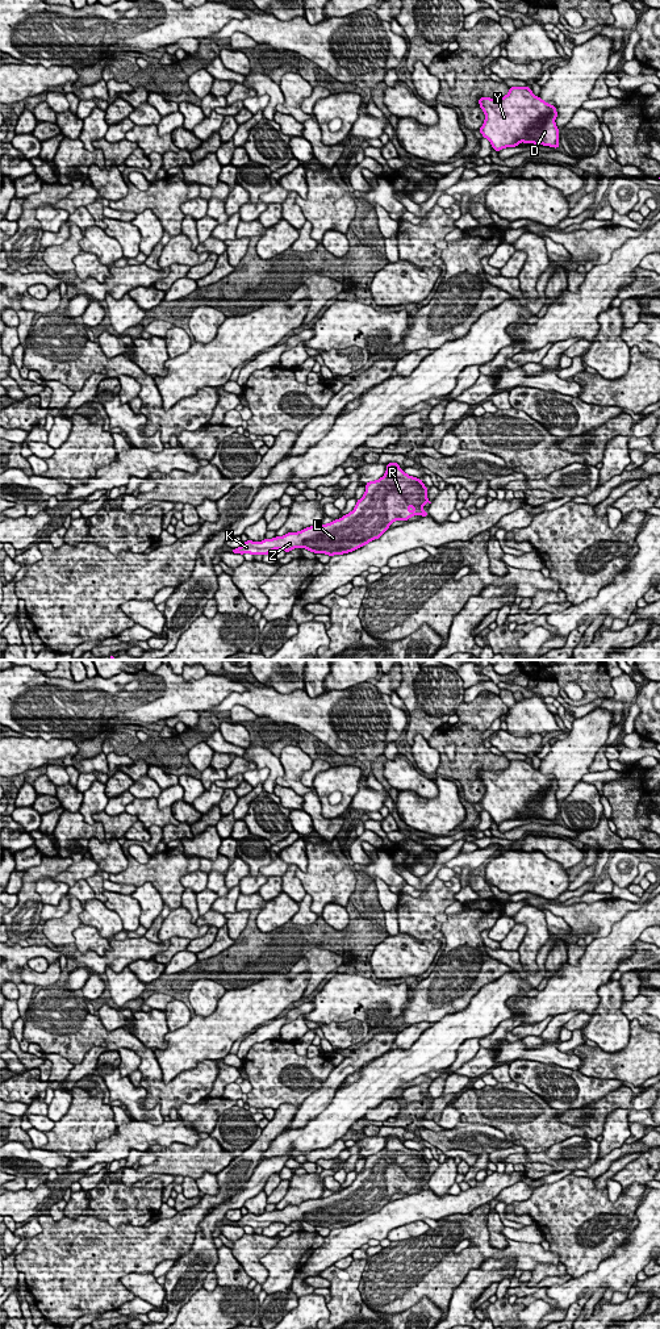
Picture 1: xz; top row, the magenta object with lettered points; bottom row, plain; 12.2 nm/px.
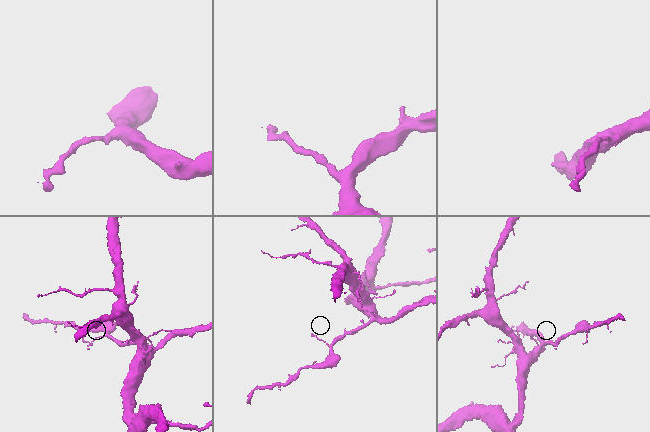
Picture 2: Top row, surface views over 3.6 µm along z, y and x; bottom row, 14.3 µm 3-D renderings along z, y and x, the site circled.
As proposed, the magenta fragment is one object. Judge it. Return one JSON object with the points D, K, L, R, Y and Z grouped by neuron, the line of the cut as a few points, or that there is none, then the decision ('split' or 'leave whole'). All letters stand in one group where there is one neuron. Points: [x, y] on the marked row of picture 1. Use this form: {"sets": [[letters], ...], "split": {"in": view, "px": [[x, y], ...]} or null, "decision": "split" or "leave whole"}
{"sets": [["D", "K", "L", "R", "Y", "Z"]], "split": null, "decision": "leave whole"}

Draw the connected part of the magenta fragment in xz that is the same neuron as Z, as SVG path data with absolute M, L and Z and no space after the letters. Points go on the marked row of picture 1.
M388 463L385 475L375 481L368 481L364 496L356 501L354 510L339 519L327 525L310 526L298 532L288 532L284 536L264 539L263 542L243 542L233 553L268 555L273 549L285 552L293 548L306 548L314 553L325 553L329 556L352 552L369 542L379 539L394 521L408 521L413 515L427 517L423 511L427 500L427 486L421 478L406 475L397 463Z

